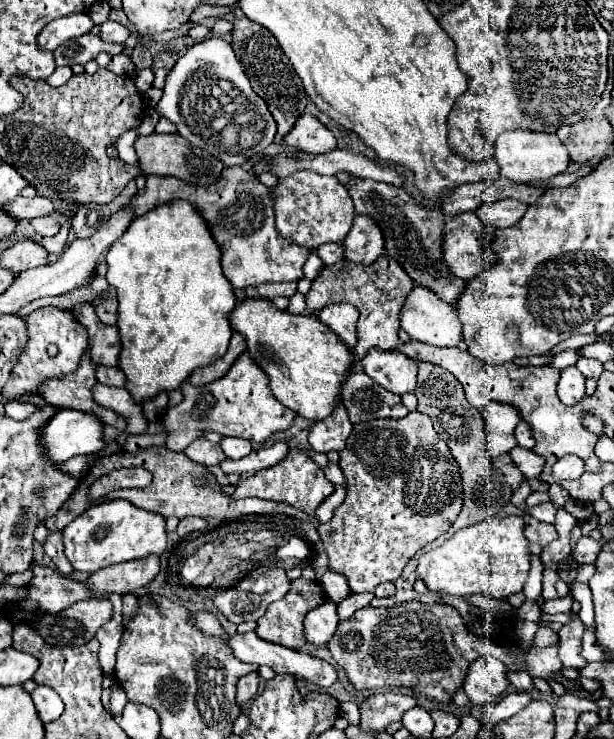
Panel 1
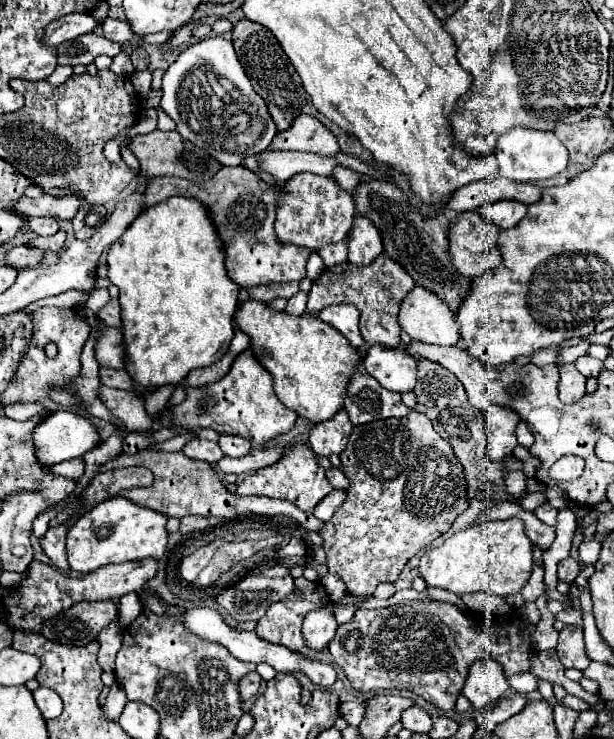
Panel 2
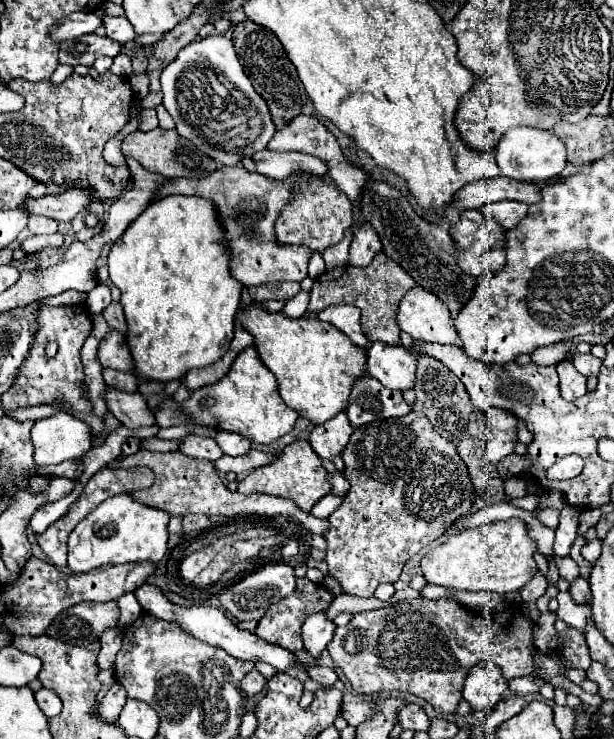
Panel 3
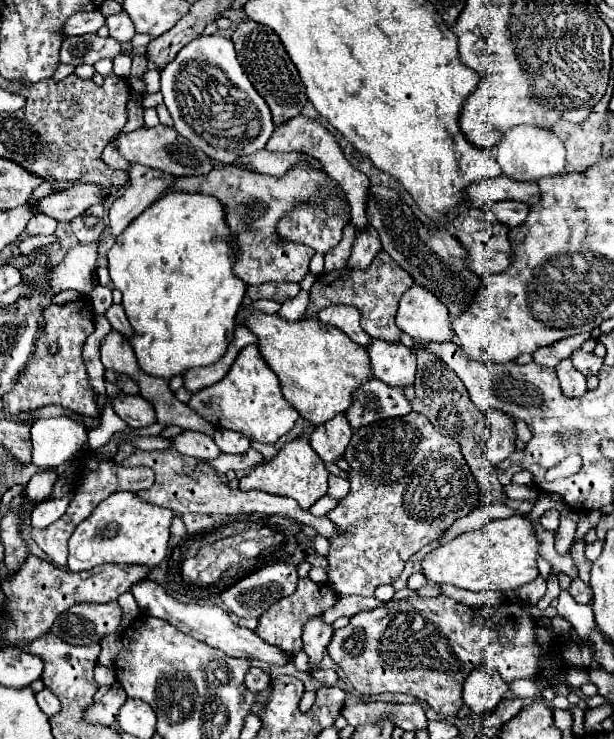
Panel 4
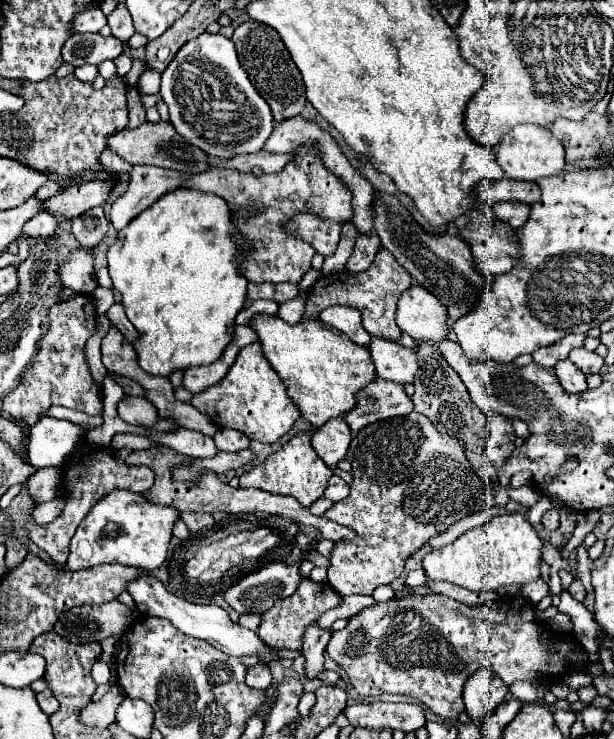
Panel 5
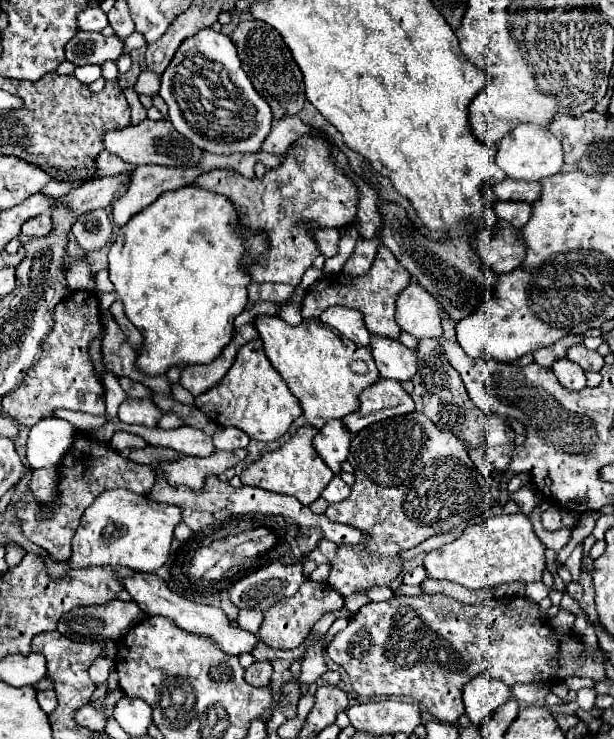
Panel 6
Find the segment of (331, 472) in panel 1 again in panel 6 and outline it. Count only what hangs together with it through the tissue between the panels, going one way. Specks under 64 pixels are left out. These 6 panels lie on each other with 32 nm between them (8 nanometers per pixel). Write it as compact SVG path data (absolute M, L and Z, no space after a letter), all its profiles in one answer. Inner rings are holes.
M334 476L334 478L330 480L330 484L326 486L326 490L322 492L322 498L324 498L326 502L330 502L330 504L338 504L338 502L346 500L348 494L350 494L350 486L348 486L340 476Z

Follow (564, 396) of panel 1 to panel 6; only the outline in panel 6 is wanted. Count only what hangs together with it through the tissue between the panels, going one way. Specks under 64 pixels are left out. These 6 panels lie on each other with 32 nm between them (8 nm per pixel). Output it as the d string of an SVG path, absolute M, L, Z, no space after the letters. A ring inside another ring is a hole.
M560 358L552 364L552 370L556 374L556 378L560 380L560 384L564 384L570 390L582 390L586 386L586 378L584 378L584 370L578 368L572 360L568 358Z

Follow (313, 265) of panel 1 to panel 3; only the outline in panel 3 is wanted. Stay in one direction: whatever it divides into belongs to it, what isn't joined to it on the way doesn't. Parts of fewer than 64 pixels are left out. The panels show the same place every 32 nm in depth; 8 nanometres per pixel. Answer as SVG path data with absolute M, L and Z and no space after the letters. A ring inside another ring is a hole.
M314 252L312 258L310 258L310 264L308 264L308 276L318 278L324 270L326 270L326 268L324 268L324 258L320 256L320 252Z

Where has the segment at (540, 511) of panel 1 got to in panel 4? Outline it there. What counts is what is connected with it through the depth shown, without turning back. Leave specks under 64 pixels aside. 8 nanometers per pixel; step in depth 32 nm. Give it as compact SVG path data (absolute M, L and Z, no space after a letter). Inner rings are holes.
M548 510L548 512L544 512L544 516L540 518L540 524L542 524L546 530L554 532L554 530L558 530L558 518L560 518L558 510Z

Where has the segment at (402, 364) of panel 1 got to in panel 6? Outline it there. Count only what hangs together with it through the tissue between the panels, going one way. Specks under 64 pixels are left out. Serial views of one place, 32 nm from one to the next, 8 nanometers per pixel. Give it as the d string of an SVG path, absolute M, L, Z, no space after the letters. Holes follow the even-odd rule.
M376 334L372 336L370 350L382 378L404 382L416 374L416 350L406 348L398 340Z

